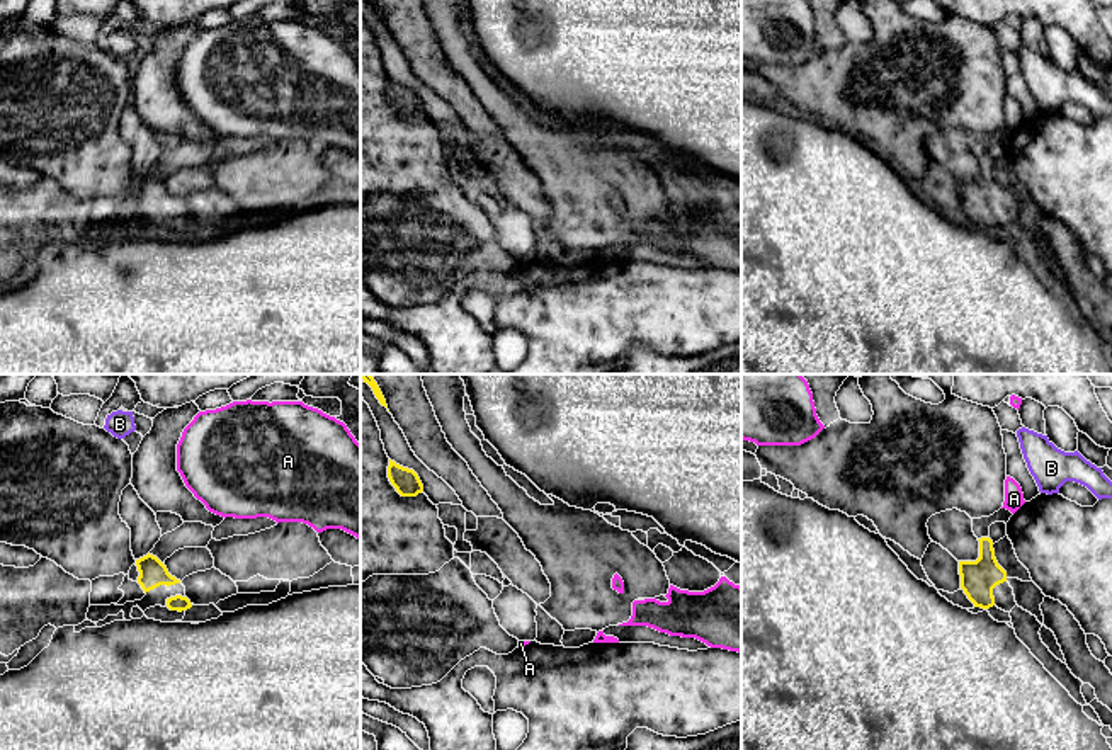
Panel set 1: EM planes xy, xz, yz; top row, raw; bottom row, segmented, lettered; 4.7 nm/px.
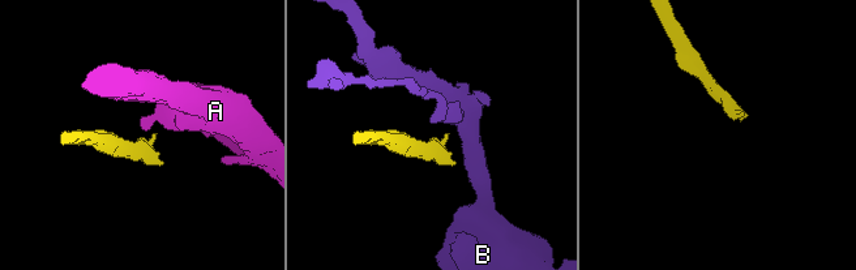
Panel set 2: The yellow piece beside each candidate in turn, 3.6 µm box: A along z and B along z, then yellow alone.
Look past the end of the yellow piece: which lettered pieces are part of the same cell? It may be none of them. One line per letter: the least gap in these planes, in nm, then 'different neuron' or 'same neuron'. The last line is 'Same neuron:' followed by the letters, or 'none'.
A: 160 nm | different neuron
B: 320 nm | different neuron
Same neuron: none

